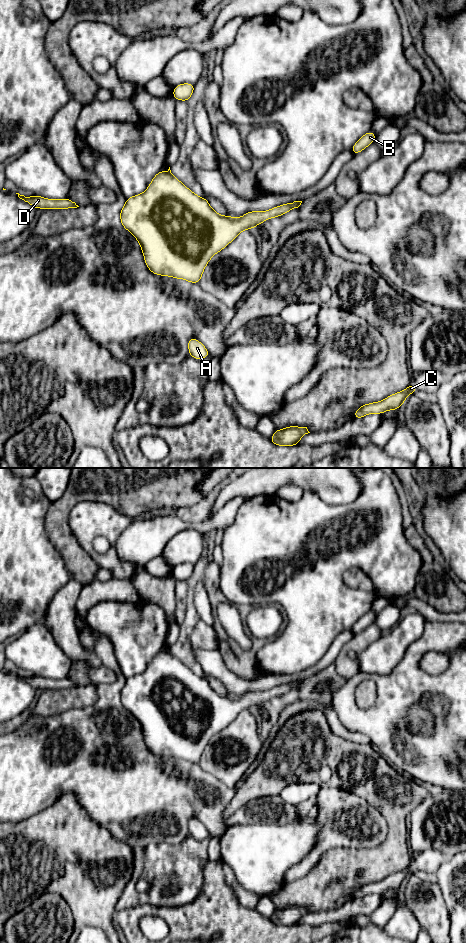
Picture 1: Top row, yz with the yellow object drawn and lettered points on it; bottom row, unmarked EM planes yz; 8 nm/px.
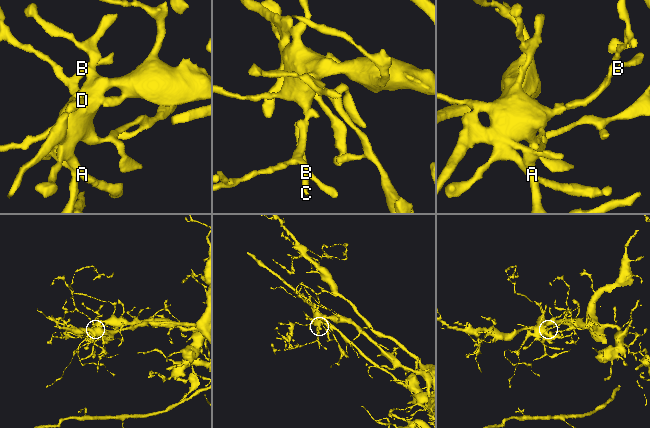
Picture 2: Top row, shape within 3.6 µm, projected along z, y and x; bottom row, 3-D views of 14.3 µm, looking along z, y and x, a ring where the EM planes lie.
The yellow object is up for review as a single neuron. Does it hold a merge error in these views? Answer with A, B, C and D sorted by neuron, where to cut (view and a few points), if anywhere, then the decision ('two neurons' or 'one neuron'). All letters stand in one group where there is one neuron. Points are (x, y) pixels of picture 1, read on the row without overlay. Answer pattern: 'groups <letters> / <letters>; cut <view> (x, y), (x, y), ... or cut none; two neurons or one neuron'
groups A B C D; cut none; one neuron

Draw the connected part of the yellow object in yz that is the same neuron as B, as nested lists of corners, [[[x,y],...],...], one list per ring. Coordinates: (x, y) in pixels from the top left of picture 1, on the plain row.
[[[368,611],[364,614],[351,628],[351,632],[353,635],[362,632],[365,628],[367,628],[371,623],[375,622],[376,614],[372,611]]]

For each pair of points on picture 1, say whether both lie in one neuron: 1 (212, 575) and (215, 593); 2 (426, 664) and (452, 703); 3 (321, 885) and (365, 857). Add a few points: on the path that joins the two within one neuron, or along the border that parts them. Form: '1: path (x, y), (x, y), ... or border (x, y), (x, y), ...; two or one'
1: path (212, 579), (213, 589); one
2: border (450, 658), (436, 675), (418, 666); two
3: path (332, 880), (340, 872), (354, 867); one

